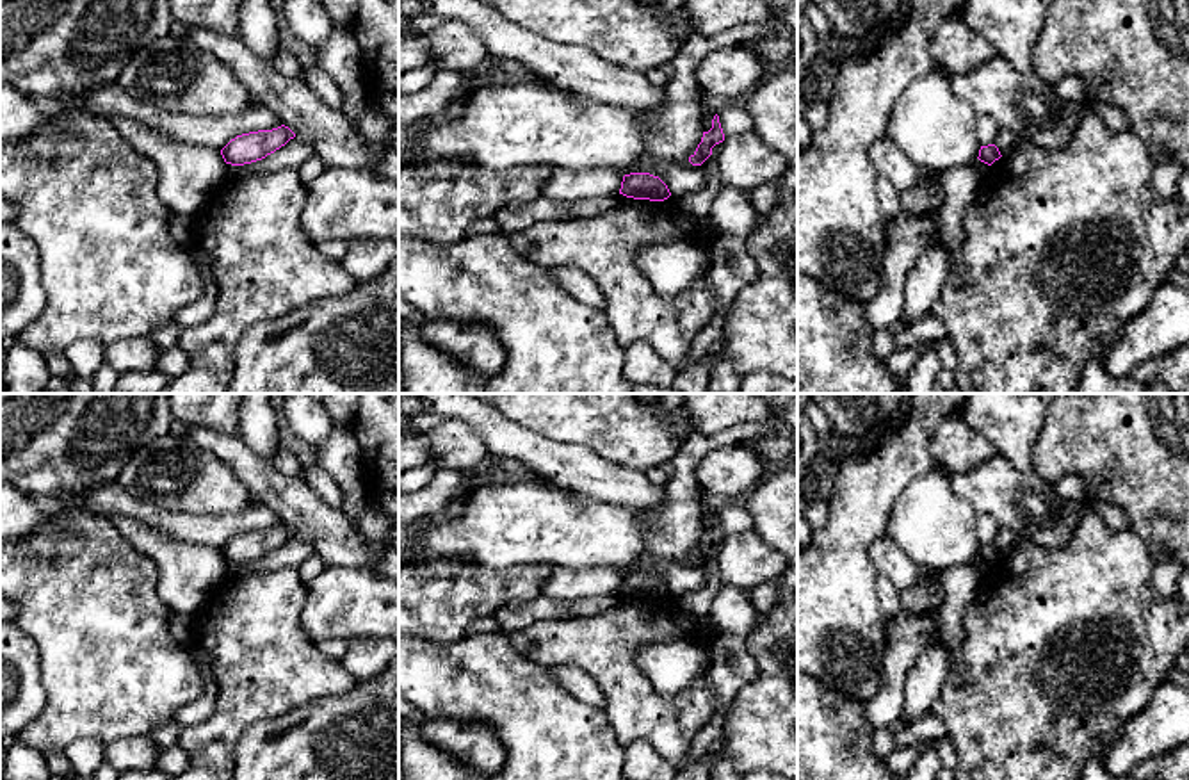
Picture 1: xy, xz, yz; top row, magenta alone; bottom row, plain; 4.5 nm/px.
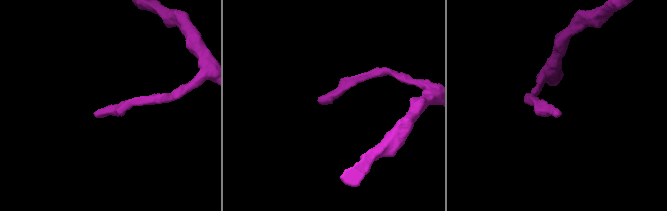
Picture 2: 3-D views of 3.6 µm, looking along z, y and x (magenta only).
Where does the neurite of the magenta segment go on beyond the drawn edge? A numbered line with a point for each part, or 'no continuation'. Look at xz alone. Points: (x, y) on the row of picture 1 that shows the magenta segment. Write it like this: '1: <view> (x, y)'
no continuation

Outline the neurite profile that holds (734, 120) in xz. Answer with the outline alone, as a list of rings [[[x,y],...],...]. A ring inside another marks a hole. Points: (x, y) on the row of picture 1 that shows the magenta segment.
[[[726,105],[717,116],[724,137],[740,135],[753,130],[753,121],[746,107]]]

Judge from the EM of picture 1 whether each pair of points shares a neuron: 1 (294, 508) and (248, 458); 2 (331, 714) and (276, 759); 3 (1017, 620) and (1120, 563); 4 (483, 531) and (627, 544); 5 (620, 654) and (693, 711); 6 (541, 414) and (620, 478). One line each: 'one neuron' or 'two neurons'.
1: one neuron
2: one neuron
3: one neuron
4: one neuron
5: one neuron
6: two neurons

